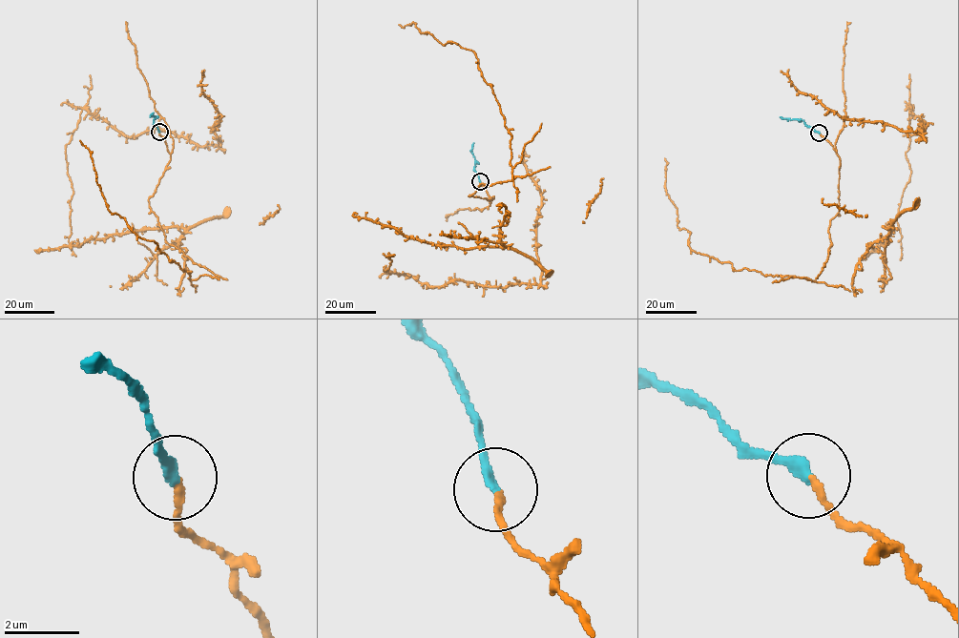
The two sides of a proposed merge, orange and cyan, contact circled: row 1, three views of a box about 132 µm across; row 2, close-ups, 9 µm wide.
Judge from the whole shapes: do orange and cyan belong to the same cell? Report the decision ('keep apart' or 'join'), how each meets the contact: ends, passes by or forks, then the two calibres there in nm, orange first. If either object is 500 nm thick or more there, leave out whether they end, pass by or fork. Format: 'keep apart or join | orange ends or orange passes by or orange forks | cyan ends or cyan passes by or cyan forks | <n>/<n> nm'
join | orange ends | cyan ends | 180/280 nm

